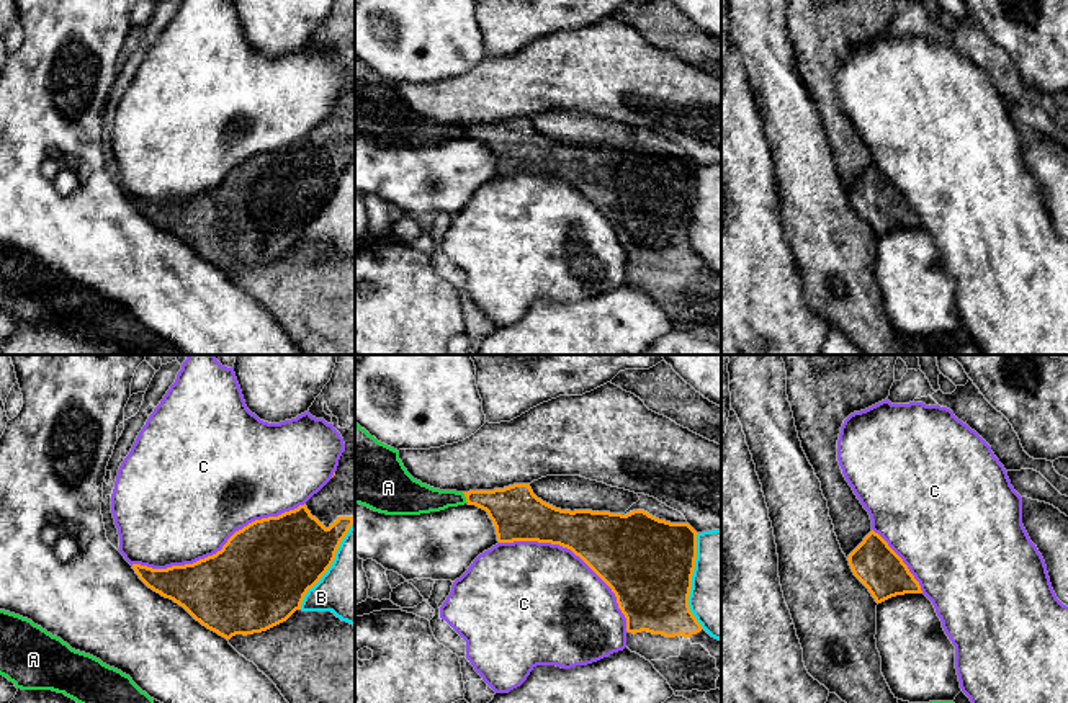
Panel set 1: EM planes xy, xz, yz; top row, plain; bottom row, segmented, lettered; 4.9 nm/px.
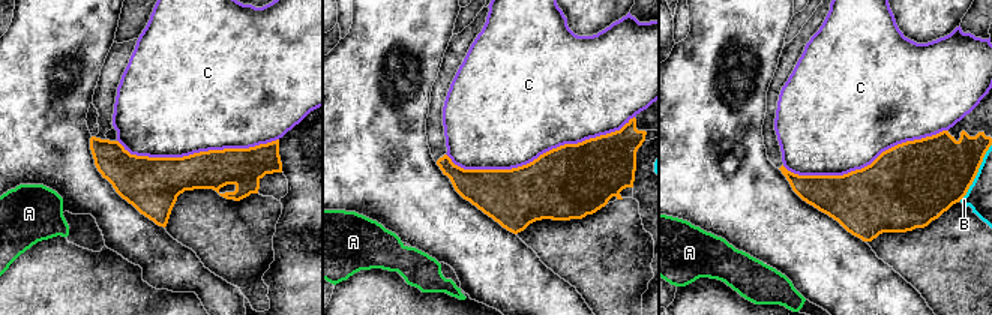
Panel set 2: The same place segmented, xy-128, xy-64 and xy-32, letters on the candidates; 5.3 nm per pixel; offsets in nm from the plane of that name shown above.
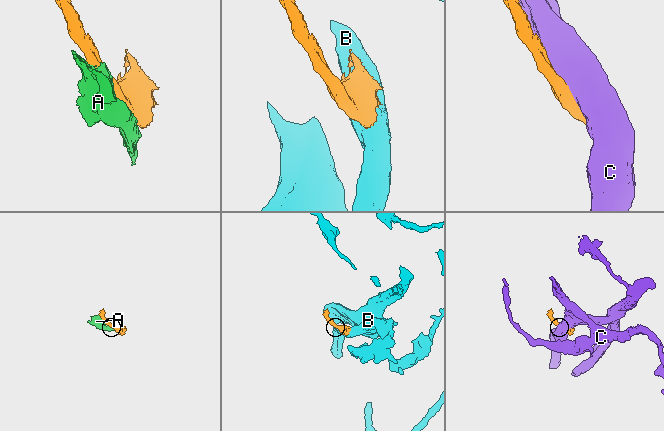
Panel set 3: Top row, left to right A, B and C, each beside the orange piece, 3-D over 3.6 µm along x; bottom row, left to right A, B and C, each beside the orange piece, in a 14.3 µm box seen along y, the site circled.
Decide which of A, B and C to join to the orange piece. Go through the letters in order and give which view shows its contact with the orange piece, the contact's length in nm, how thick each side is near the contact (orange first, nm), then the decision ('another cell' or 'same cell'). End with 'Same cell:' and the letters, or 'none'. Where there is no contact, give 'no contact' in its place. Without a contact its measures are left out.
A: meets orange in xz; contact 70 nm long; 240 nm thick on the orange side, 160 nm on the other; another cell
B: meets orange in xz; contact 480 nm long; 440 nm thick on the orange side, 300 nm on the other; another cell
C: meets orange in xy; contact 900 nm long; 480 nm thick on the orange side, 480 nm on the other; another cell
Same cell: none

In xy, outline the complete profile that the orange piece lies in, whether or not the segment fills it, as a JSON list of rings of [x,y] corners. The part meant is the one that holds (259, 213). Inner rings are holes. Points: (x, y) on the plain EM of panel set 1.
[[[355,0],[334,2],[309,47],[334,59],[343,72],[345,85],[332,113],[304,139],[249,157],[221,185],[193,198],[167,203],[132,198],[149,222],[173,234],[226,273],[267,265],[299,244],[304,229],[332,199],[342,173],[355,157]]]

